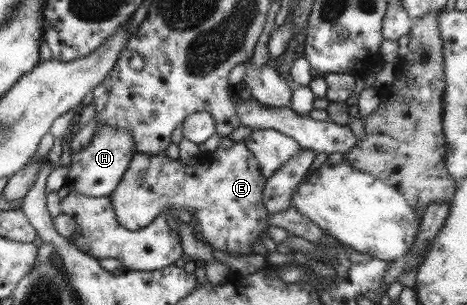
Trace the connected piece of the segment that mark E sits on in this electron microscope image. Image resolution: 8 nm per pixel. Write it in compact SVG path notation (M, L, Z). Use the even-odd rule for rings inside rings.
M220 136L219 144L213 152L200 155L195 162L187 165L181 163L179 159L168 158L165 151L157 155L143 155L135 152L109 196L115 219L121 227L137 231L149 225L160 213L165 215L166 208L173 207L187 222L194 224L195 229L201 233L203 241L211 249L218 249L224 253L233 251L239 255L249 254L253 243L256 241L261 243L261 235L266 235L263 230L268 227L267 210L262 203L262 189L266 180L263 179L257 167L259 164L245 144L241 140L234 141L227 136Z

